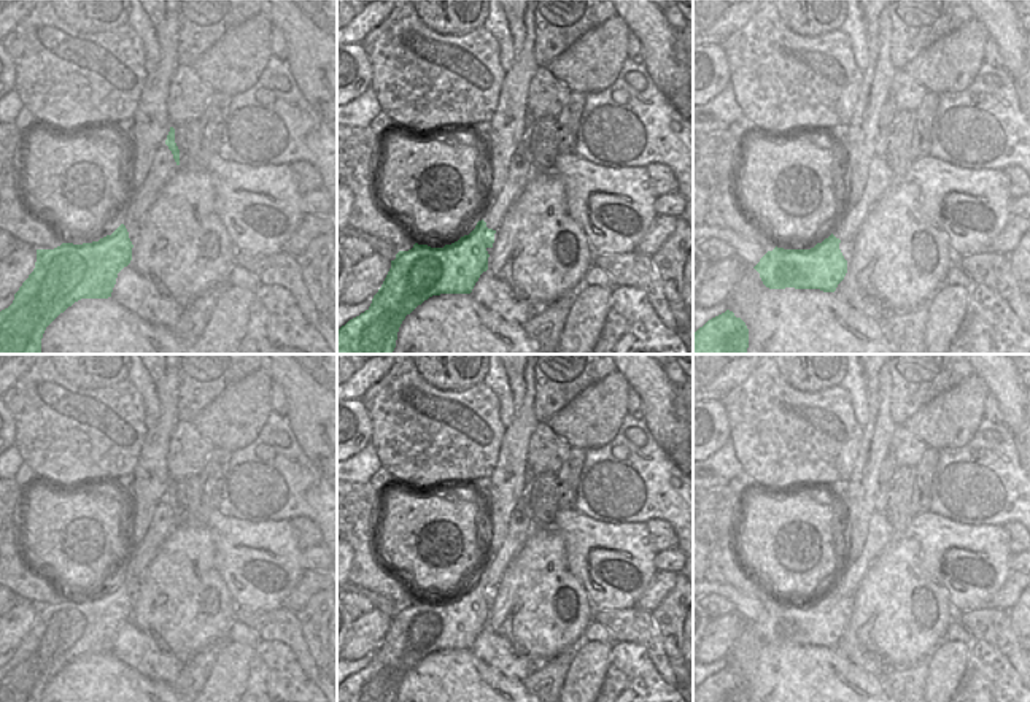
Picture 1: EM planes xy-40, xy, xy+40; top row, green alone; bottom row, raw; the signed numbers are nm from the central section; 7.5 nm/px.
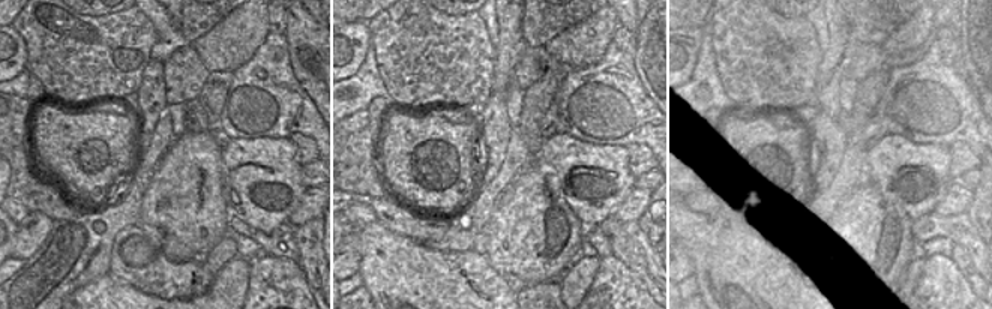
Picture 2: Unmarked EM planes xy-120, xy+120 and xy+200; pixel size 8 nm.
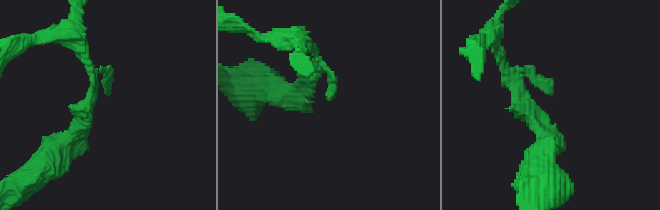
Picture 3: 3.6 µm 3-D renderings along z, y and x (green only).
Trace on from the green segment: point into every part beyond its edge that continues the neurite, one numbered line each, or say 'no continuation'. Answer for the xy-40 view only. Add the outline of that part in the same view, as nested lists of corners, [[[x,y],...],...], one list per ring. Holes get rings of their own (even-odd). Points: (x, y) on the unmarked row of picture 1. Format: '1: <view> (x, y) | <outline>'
no continuation

